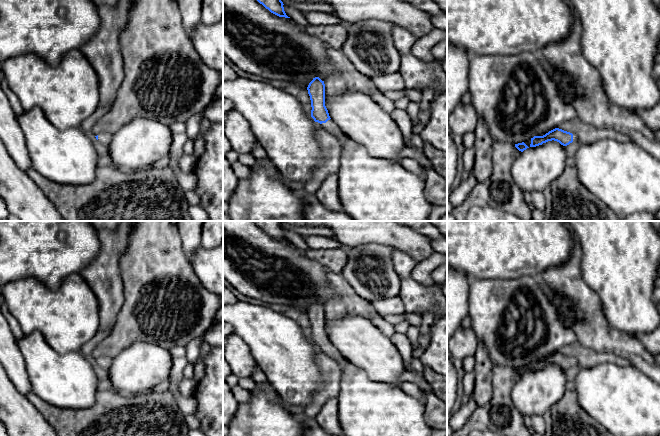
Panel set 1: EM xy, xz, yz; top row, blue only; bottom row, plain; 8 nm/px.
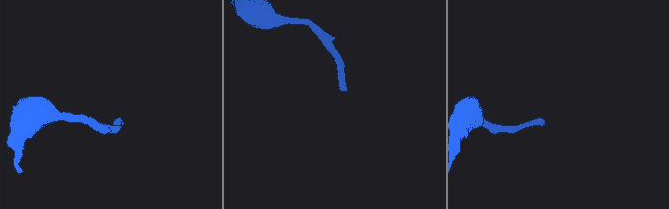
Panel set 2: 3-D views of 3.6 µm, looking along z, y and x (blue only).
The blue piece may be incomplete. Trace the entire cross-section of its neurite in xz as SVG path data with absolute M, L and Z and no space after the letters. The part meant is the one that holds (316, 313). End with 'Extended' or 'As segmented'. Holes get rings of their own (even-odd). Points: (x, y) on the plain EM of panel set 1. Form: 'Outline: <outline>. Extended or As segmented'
Outline: M319 301L309 307L311 341L343 365L338 401L338 420L344 436L431 436L424 419L425 405L395 384L371 380L364 370L348 362L330 342L325 330L325 308Z. Extended

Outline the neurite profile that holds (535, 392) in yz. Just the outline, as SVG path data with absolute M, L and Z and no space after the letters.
M548 365L524 374L514 385L511 399L525 416L544 415L564 395L566 377L557 365Z

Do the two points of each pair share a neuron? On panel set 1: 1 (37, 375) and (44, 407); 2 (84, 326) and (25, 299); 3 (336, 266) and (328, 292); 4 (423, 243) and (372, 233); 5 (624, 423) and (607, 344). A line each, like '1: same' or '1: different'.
1: different
2: same
3: different
4: same
5: different

